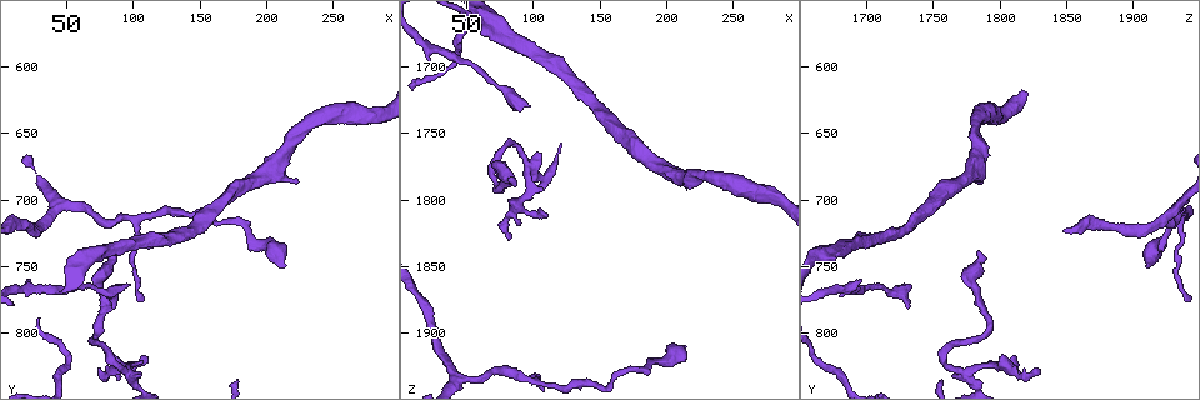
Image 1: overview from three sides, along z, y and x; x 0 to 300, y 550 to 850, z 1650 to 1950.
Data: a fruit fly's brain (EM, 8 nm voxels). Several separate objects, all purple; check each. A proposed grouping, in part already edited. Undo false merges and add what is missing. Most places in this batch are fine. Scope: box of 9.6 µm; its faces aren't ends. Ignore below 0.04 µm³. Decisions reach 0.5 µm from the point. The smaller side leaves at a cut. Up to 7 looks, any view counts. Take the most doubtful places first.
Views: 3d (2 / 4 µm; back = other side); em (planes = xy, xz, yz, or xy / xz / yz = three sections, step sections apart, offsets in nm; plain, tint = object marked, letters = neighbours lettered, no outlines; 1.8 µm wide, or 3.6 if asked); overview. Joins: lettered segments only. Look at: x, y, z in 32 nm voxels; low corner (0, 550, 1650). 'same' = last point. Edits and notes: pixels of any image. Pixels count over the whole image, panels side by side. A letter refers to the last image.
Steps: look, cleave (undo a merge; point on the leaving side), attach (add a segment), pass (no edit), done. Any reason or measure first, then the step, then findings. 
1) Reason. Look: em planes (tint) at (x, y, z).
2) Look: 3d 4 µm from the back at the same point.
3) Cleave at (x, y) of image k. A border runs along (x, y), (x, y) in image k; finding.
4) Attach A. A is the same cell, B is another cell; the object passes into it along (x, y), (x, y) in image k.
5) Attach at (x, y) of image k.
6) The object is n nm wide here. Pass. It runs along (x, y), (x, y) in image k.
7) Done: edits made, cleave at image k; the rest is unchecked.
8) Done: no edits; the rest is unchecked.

Look: 3d 2 µm at (80, 830, 1826).

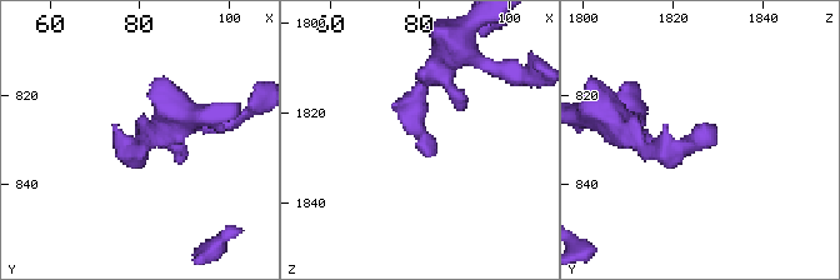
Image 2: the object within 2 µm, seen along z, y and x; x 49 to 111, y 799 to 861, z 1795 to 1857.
Look: em xz step 4 (letters) at (79, 828, 1827).

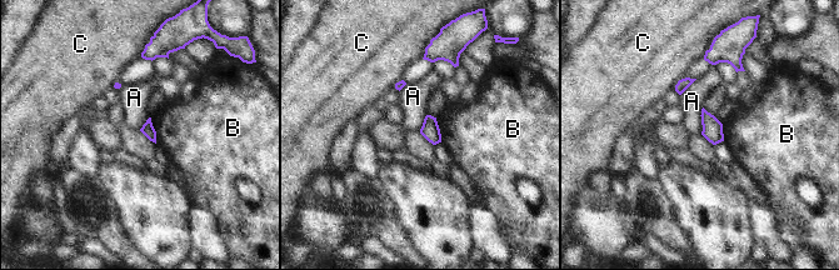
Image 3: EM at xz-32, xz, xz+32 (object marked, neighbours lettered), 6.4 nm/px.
Pass. A, B and C are other cells; a border runs along (703, 106), (700, 134) in image 3; none of them fits.

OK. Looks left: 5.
Branch stops here. Look: em planes (letters) at (82, 738, 1784).

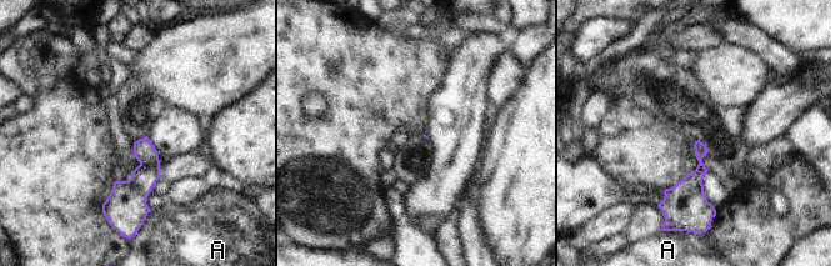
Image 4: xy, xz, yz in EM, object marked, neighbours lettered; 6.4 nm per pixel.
Pass. A is another cell; a border runs along (151, 210), (143, 222) in image 4; no lettered segment goes on from it.

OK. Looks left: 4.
Three-way junction. Look: em planes (letters) at (96, 828, 1776).

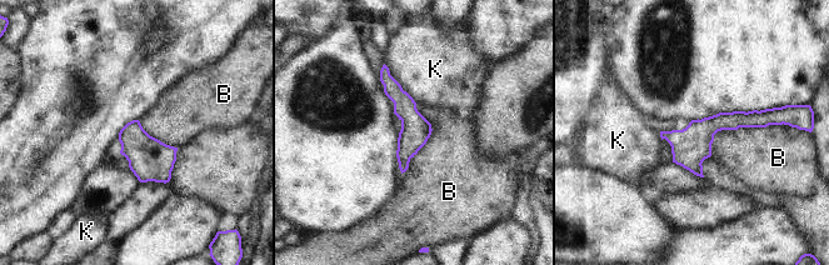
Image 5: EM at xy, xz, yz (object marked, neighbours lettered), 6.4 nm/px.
Pass. B and K are other cells; one cell here.

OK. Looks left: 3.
Done: no edits; the rest is unchecked.

